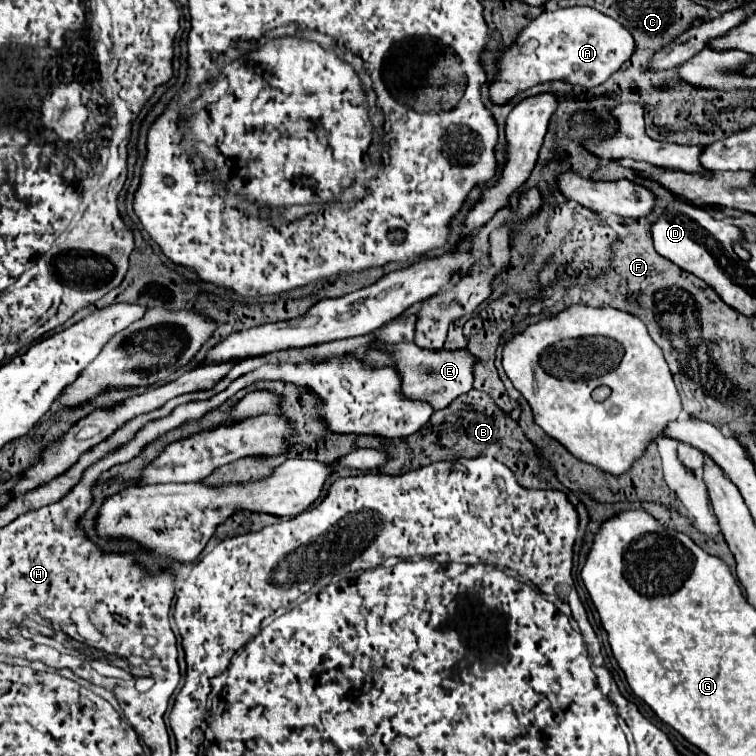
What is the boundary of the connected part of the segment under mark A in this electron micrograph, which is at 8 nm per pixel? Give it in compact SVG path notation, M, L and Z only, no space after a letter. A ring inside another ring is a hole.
M566 7L552 13L544 11L522 29L516 43L504 53L500 75L490 87L490 99L494 103L506 103L516 93L552 79L568 79L574 85L596 87L612 77L632 53L634 39L630 31L592 7ZM530 41L536 41L538 45L528 49L526 45Z

